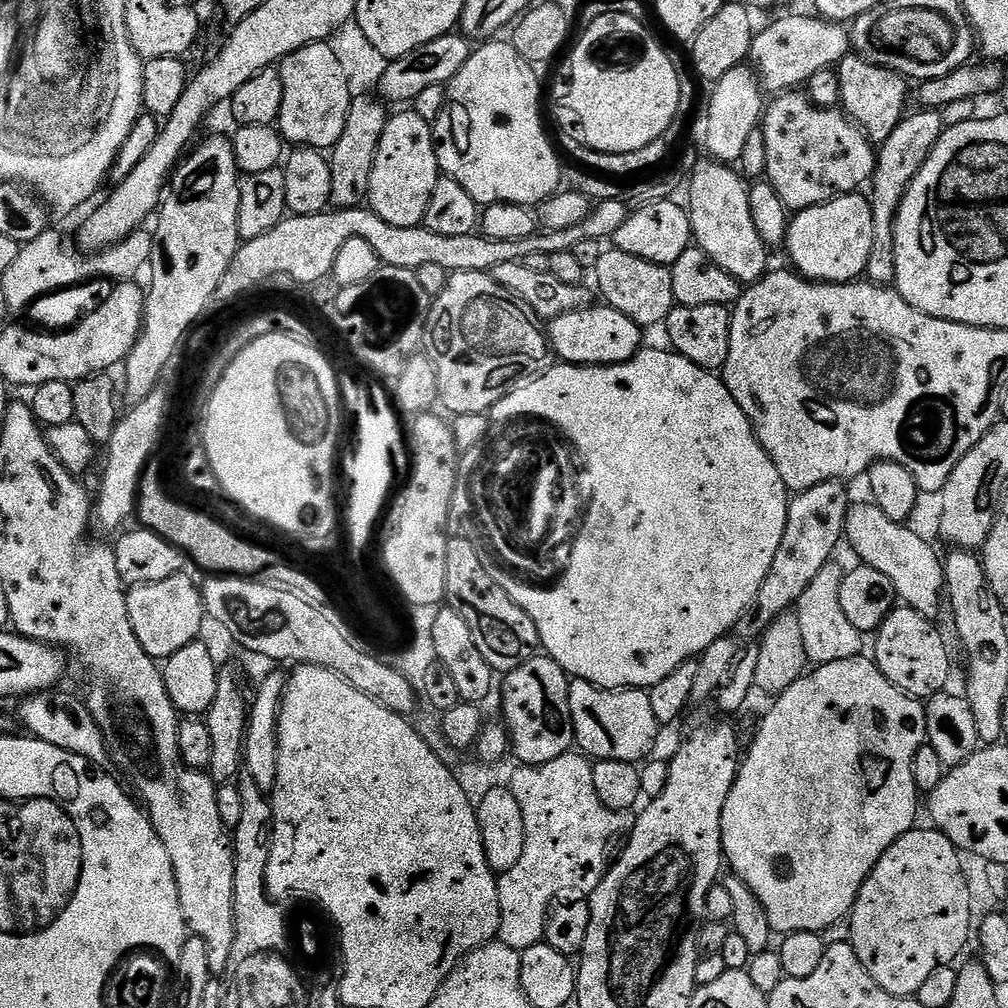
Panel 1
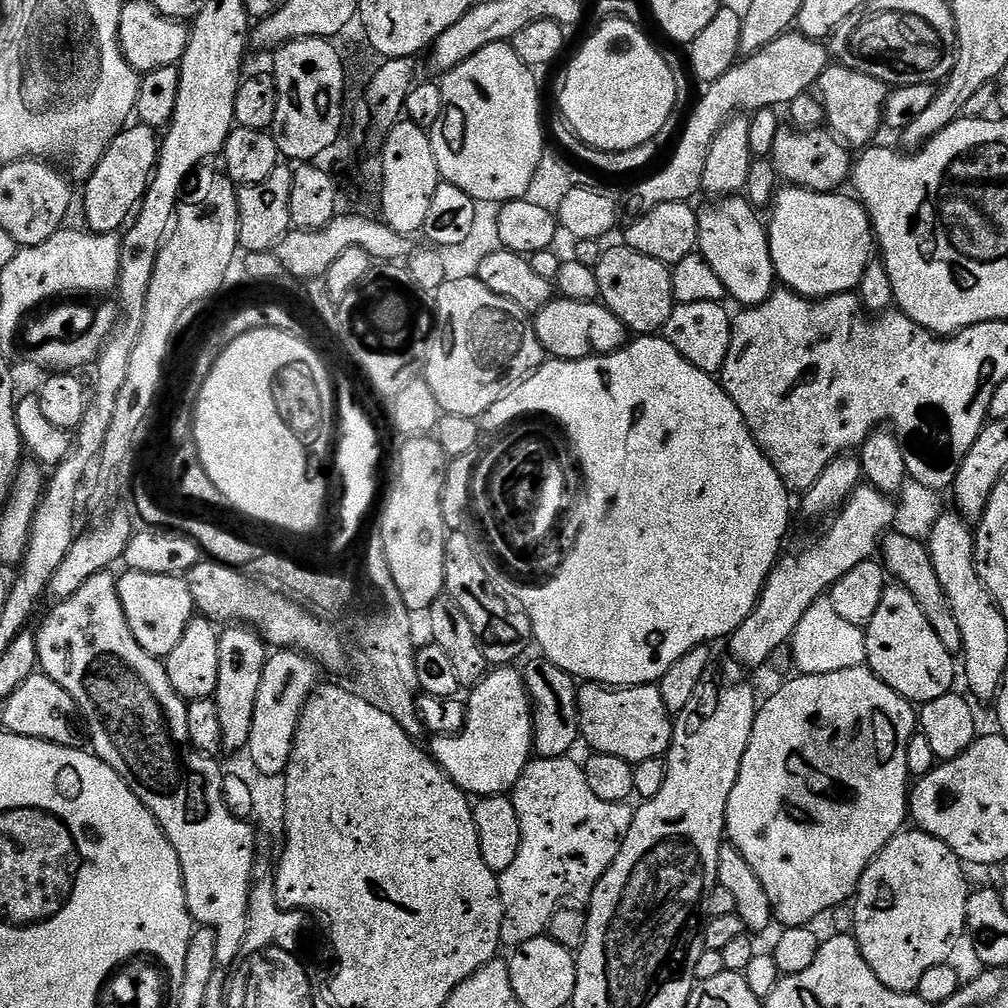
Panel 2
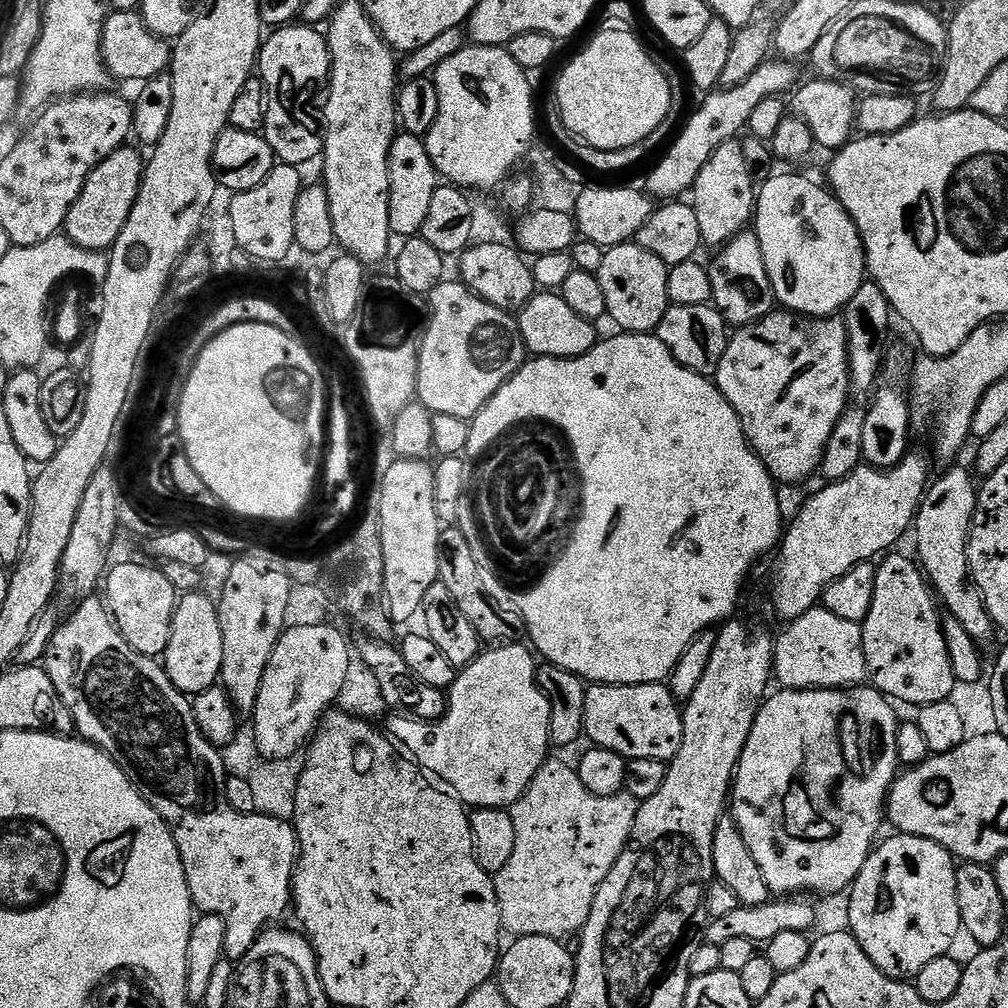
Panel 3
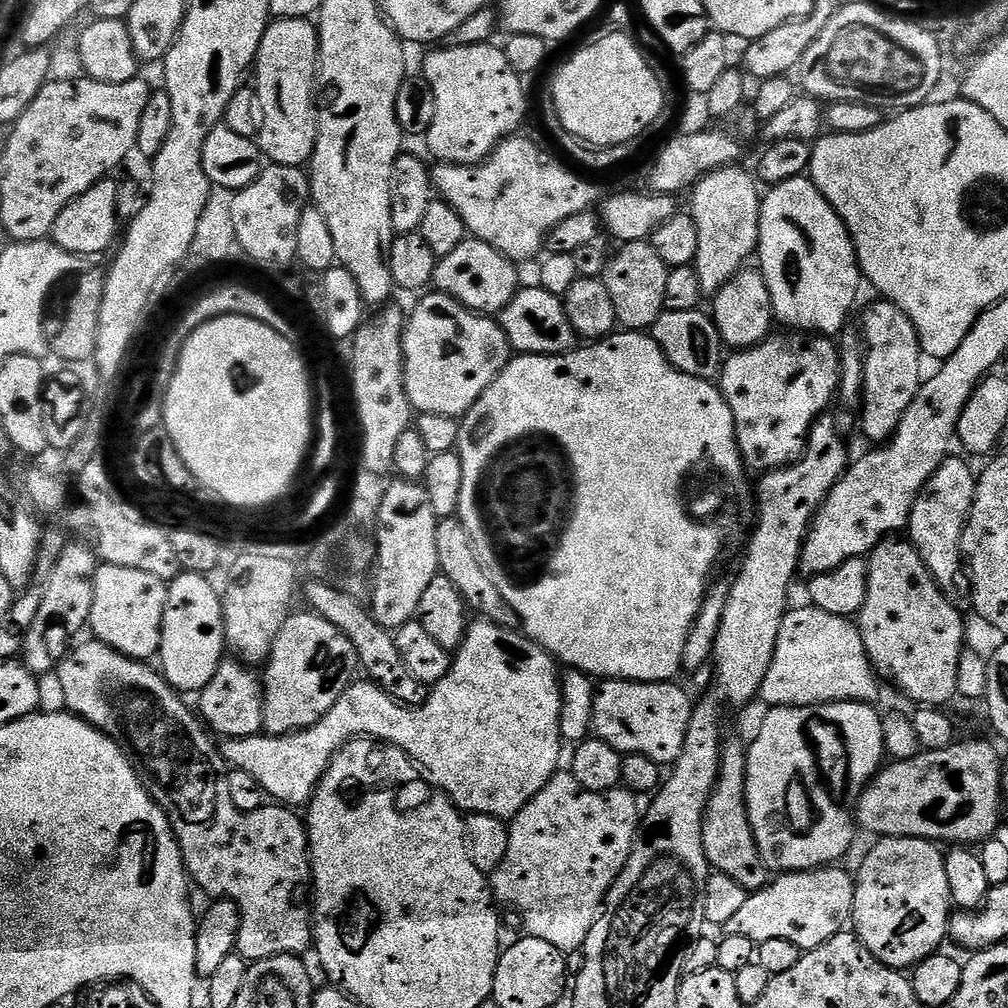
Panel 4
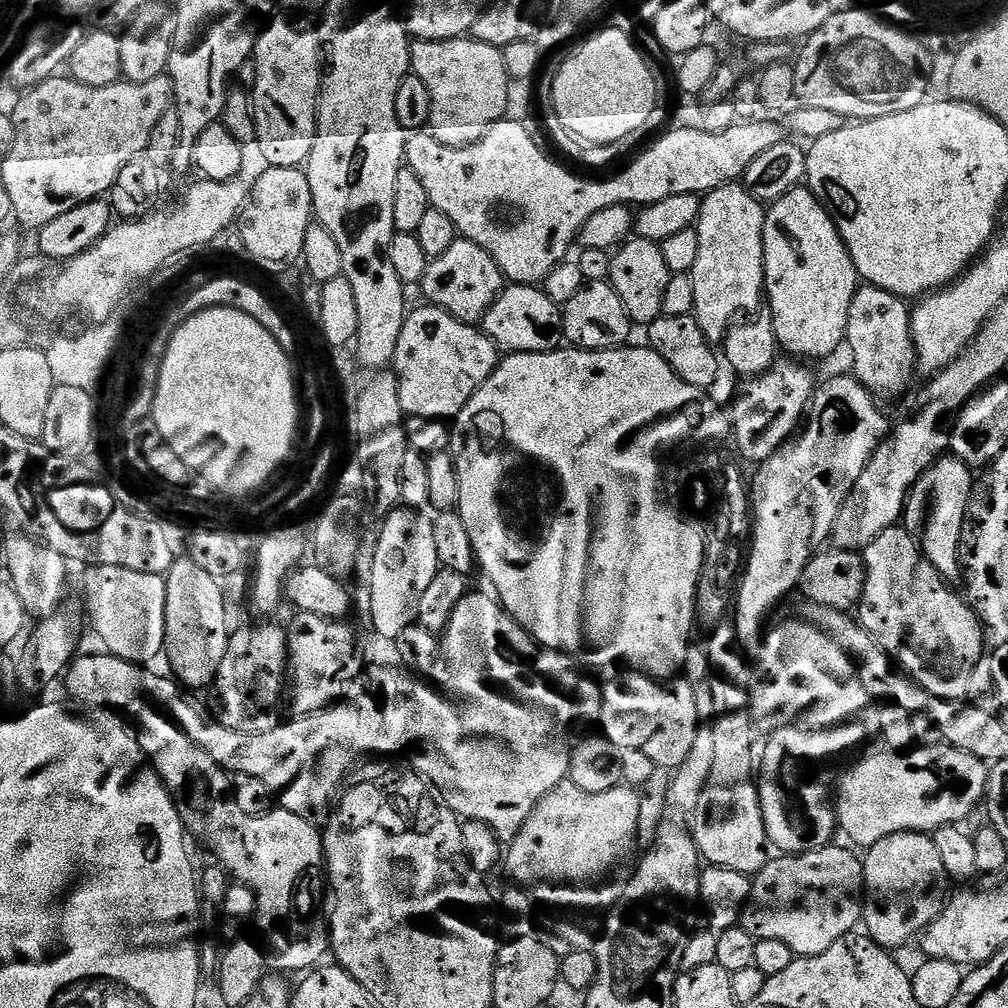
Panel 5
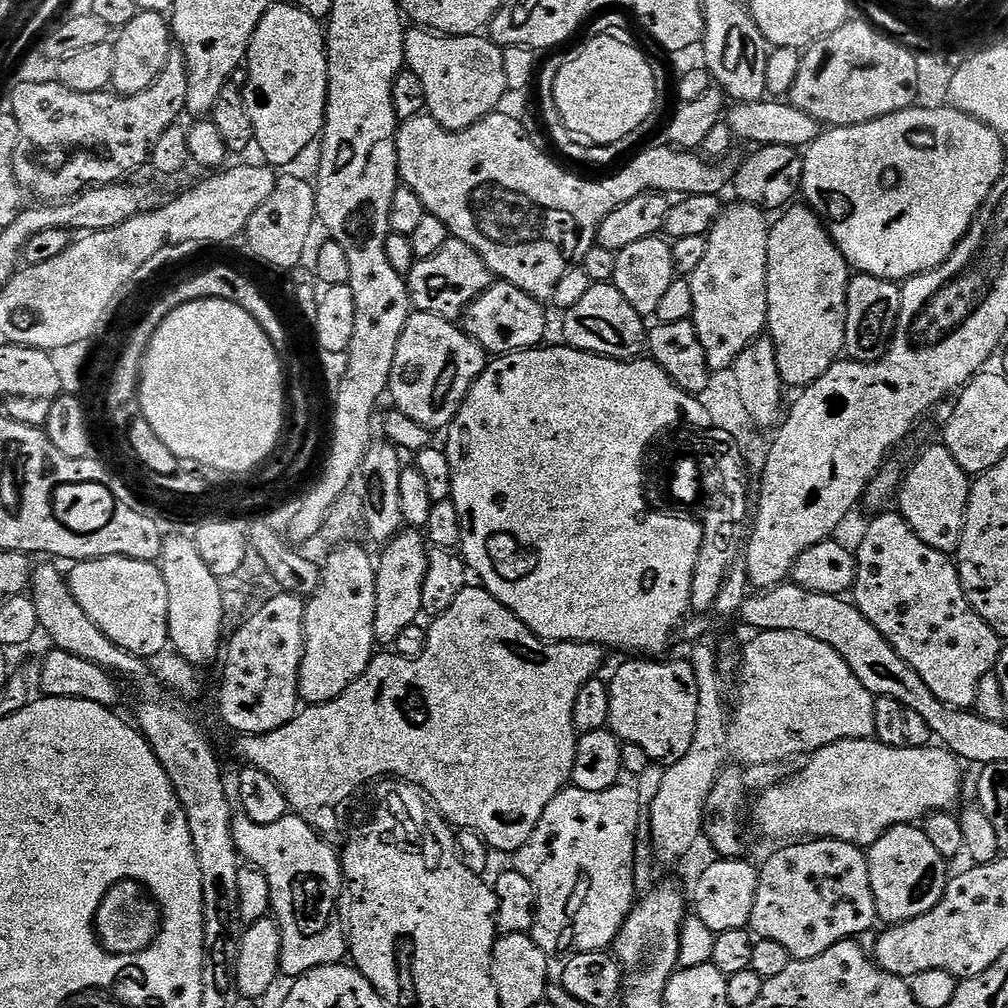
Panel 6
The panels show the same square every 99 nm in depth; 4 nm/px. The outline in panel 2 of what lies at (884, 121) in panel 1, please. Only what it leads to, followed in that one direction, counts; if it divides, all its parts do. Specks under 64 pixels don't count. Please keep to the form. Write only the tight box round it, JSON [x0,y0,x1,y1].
[814,62,890,150]

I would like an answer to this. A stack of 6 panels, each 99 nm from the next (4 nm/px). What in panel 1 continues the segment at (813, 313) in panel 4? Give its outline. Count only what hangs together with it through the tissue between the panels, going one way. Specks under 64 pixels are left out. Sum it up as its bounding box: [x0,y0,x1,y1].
[786,194,874,284]

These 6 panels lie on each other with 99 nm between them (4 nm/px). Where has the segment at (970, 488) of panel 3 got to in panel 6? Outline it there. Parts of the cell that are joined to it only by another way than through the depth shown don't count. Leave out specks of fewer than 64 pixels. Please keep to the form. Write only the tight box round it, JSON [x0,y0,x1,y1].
[898,443,968,553]

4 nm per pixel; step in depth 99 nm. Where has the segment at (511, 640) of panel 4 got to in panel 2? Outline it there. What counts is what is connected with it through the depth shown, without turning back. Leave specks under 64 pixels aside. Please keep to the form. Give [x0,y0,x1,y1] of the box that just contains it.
[430,667,534,798]

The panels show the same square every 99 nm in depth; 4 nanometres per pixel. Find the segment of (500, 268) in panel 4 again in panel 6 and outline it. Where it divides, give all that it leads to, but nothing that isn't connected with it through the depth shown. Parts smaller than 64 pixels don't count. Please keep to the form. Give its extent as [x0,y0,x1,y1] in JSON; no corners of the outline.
[406,238,494,322]

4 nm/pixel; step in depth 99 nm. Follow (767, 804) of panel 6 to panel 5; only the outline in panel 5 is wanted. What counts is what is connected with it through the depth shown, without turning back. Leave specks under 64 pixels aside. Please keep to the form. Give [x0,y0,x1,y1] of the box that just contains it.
[834,742,989,849]

